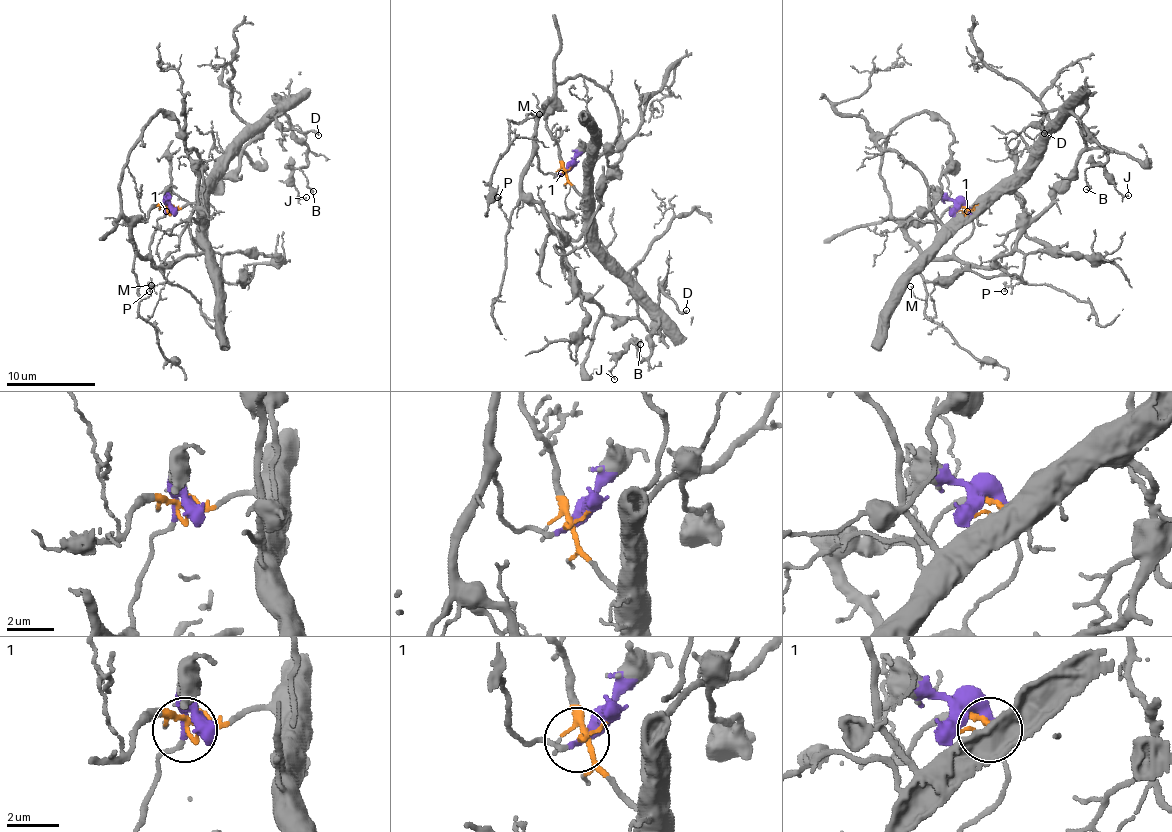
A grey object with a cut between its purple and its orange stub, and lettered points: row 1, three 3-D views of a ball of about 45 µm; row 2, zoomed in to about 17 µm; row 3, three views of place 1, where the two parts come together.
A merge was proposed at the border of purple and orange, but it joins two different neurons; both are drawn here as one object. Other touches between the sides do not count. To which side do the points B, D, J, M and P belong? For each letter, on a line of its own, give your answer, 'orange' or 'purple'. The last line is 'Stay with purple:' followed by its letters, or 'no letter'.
B: orange
D: orange
J: orange
M: purple
P: purple
Stay with purple: M, P

